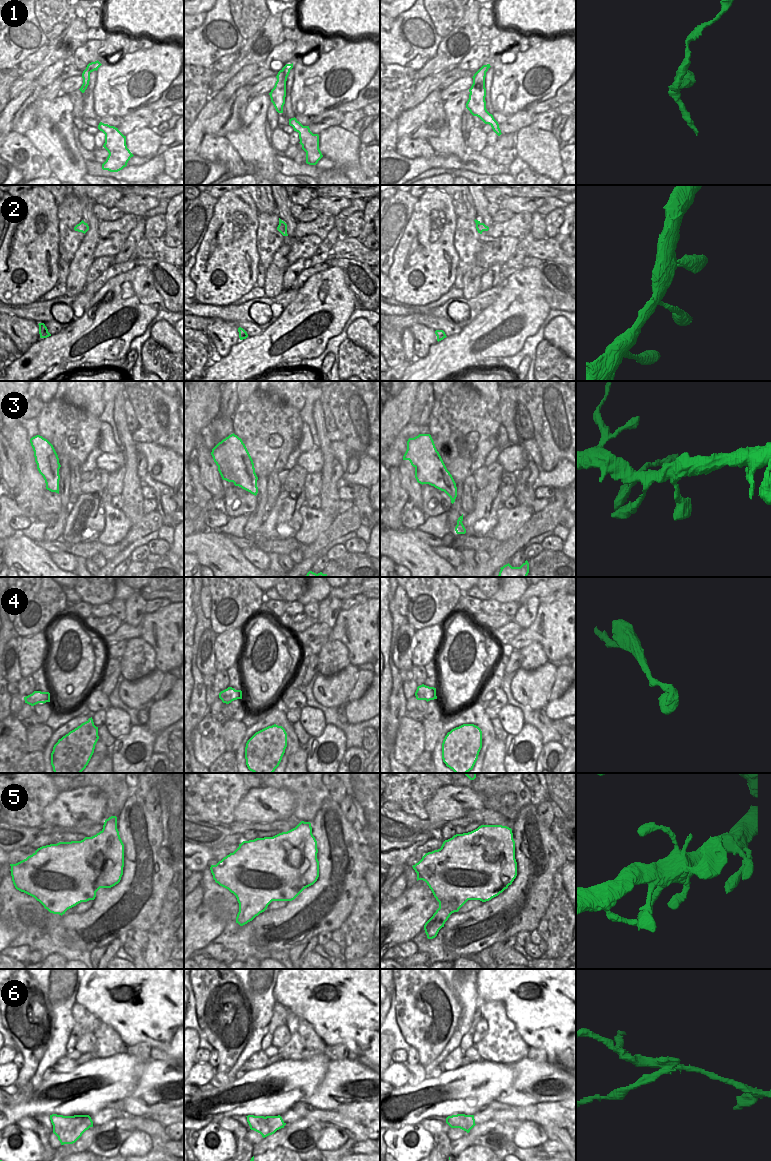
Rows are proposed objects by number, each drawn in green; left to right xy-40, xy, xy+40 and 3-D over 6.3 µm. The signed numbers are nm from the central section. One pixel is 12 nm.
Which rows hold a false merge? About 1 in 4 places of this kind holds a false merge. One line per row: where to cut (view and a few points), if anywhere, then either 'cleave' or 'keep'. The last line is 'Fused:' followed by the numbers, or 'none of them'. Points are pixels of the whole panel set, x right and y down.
1: cut none; keep
2: cut none; keep
3: cut none; keep
4: cut xy+40 (435, 691), (432, 691), (428, 696), (422, 694), (417, 699); cleave
5: cut none; keep
6: cut xy+40 (457, 1114), (464, 1119), (464, 1124), (469, 1131); cleave
Fused: 4, 6

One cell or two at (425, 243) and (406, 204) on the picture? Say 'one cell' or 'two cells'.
two cells

